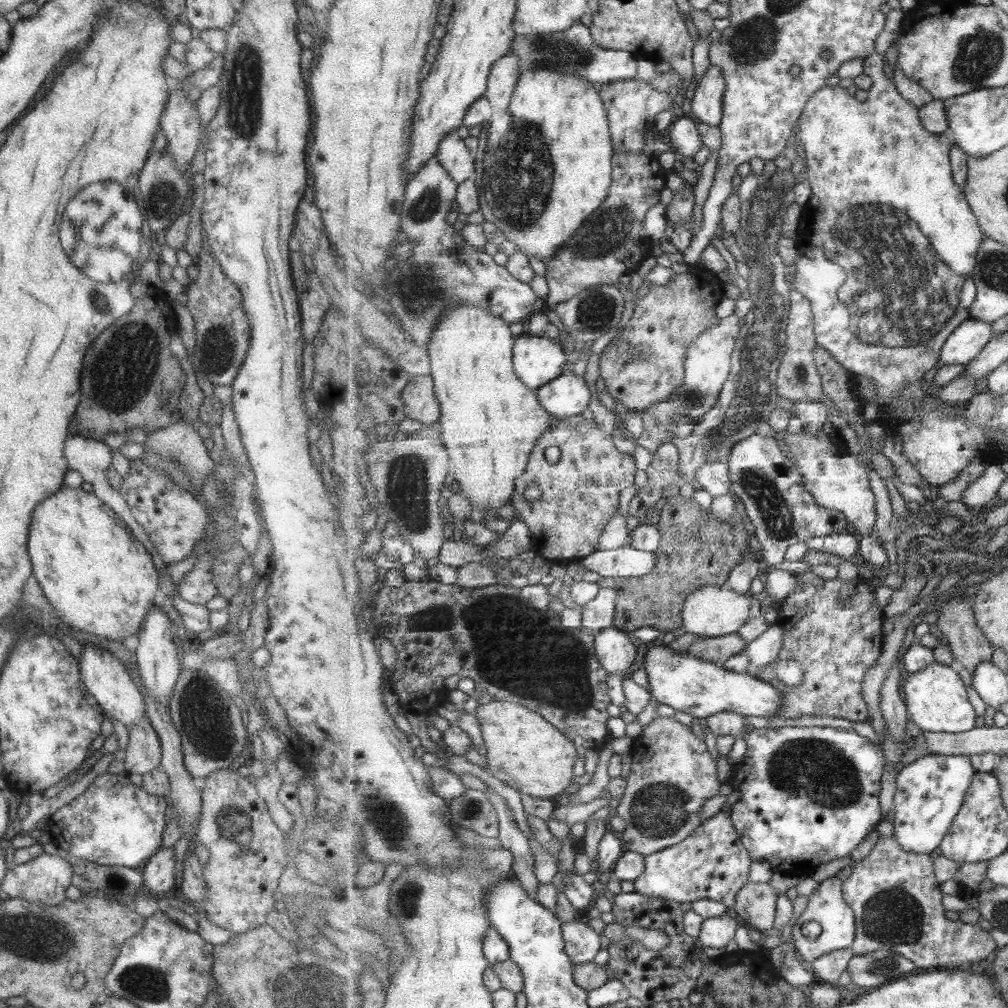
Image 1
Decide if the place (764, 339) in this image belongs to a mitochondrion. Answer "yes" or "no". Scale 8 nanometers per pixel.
yes

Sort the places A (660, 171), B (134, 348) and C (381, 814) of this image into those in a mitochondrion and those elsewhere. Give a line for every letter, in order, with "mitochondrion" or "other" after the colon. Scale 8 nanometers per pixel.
A: other
B: mitochondrion
C: mitochondrion

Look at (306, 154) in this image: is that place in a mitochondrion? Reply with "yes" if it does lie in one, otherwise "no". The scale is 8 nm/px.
no

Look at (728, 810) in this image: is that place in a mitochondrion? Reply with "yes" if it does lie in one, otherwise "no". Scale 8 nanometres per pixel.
no

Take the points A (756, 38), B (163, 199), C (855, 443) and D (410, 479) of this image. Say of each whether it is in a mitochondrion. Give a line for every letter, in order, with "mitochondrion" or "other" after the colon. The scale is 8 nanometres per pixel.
A: mitochondrion
B: mitochondrion
C: other
D: mitochondrion

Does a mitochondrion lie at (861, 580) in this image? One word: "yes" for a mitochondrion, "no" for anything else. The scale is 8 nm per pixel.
no

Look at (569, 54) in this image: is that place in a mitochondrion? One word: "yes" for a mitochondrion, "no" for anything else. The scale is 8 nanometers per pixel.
yes

